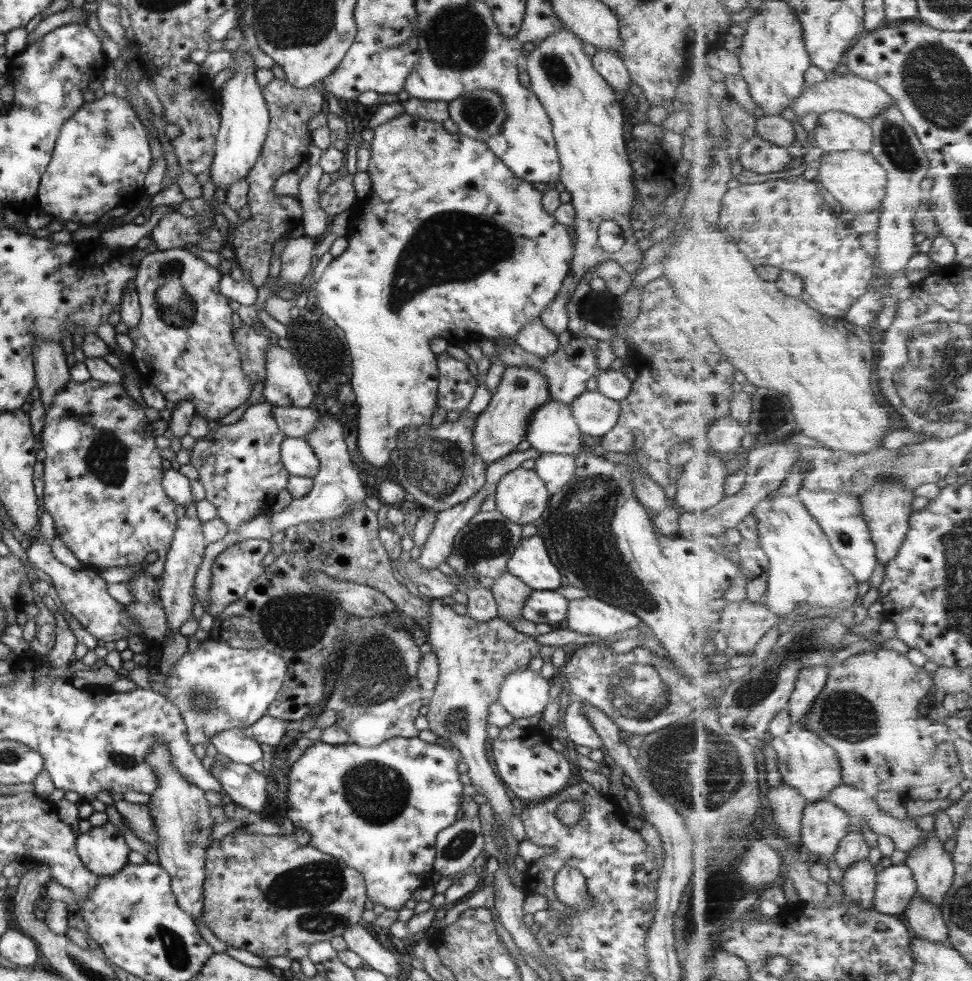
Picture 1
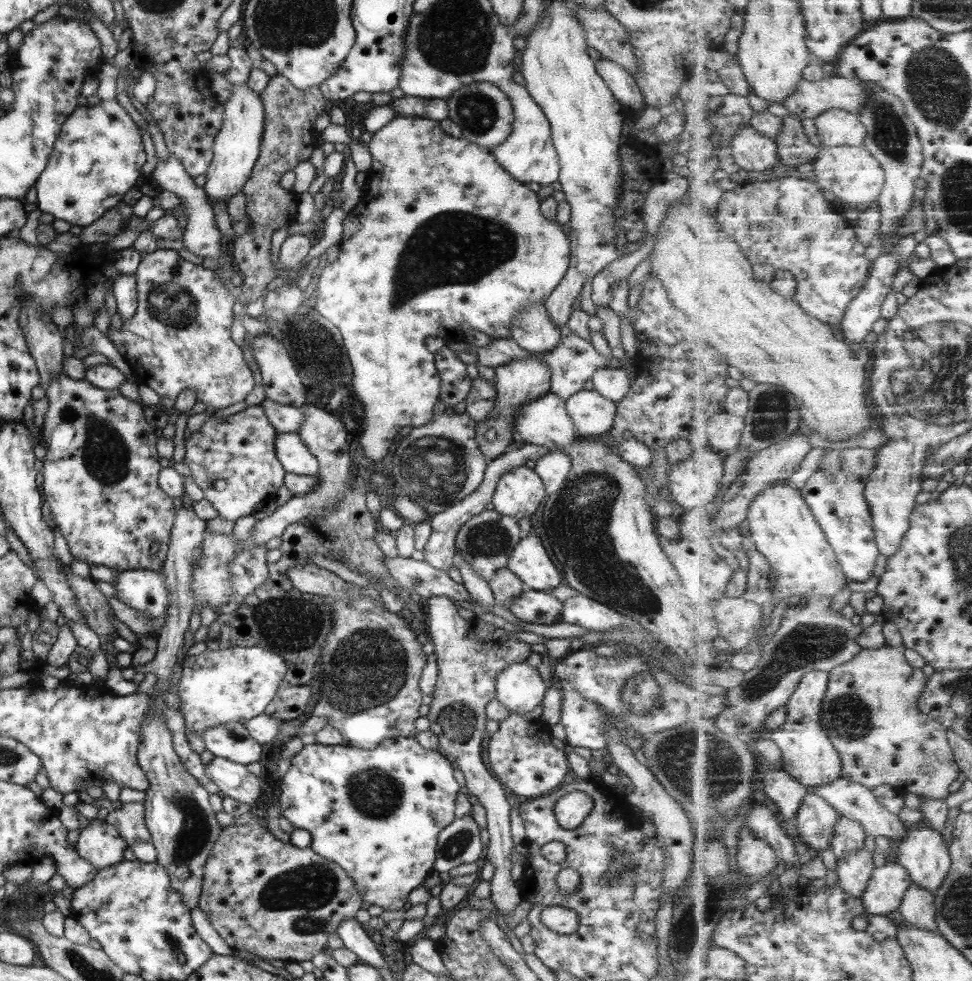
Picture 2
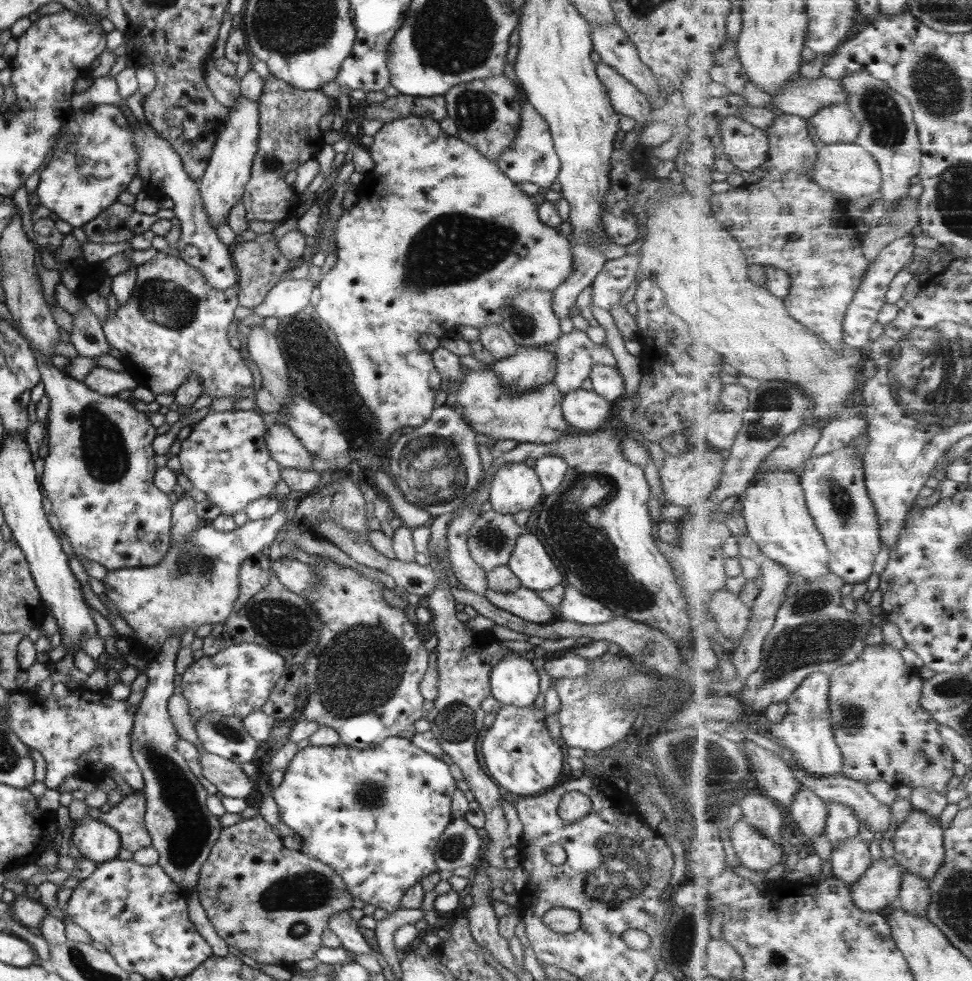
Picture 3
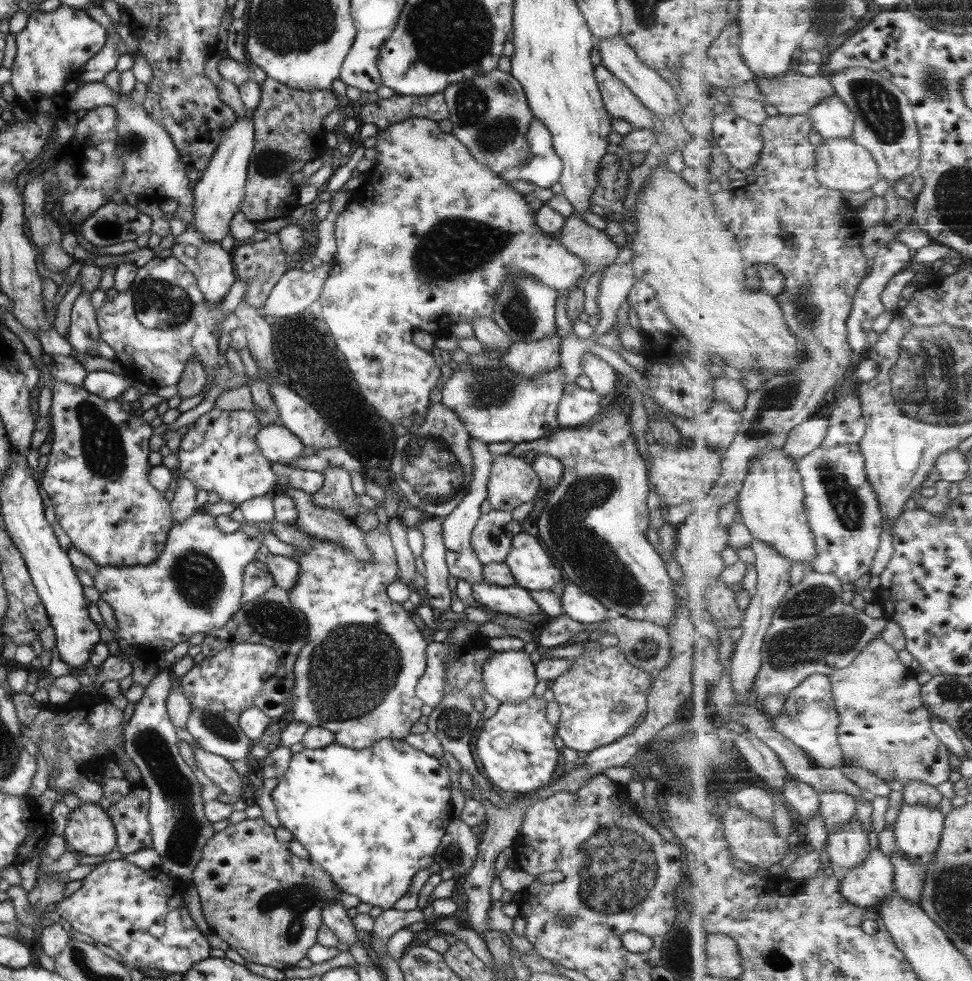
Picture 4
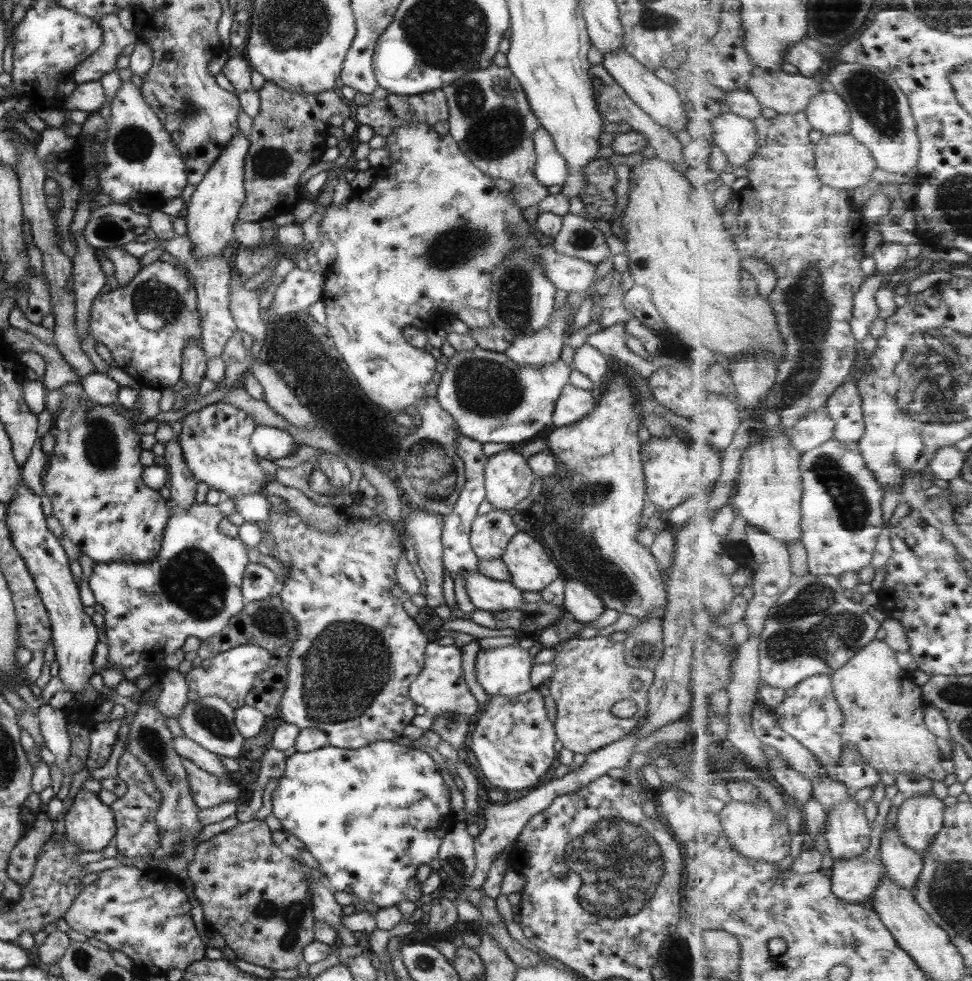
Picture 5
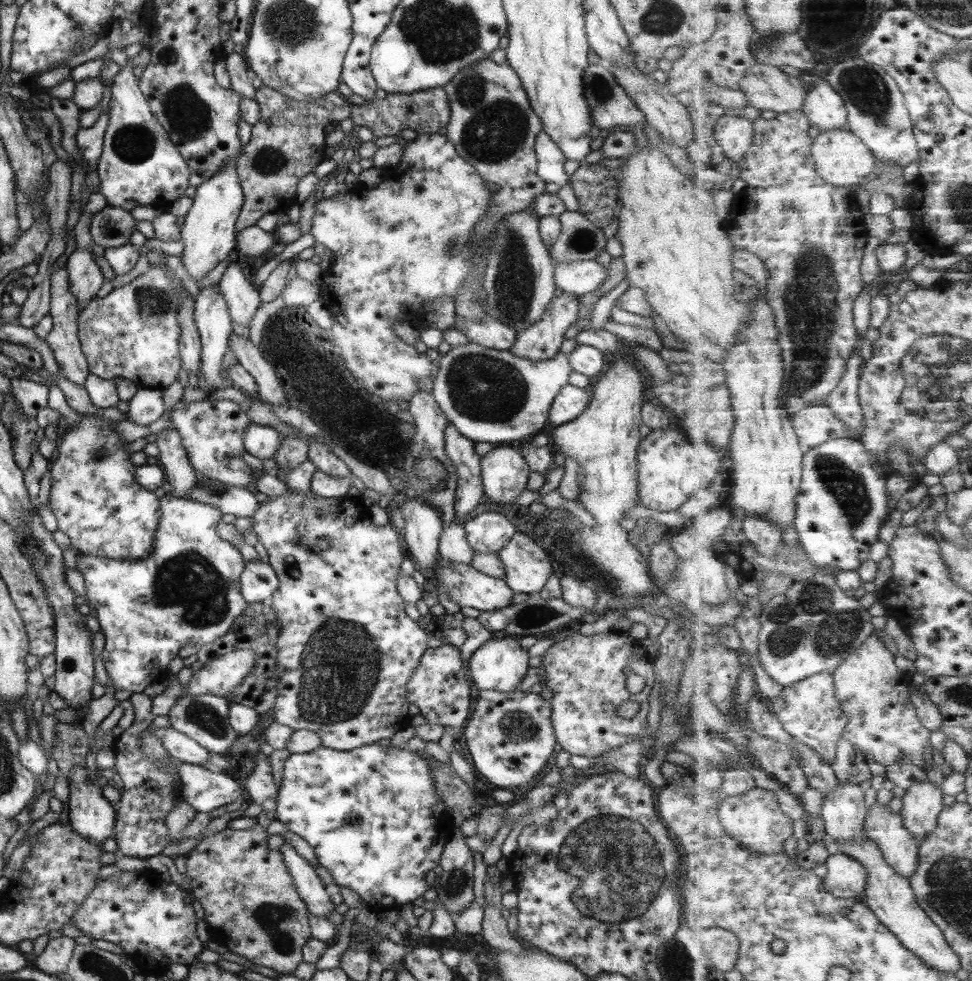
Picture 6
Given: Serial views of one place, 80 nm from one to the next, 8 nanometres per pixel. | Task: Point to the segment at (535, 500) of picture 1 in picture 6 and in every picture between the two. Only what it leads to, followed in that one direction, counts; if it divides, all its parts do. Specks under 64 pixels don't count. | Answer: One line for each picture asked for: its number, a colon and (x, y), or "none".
2: (519, 492)
3: (515, 487)
4: (511, 482)
5: (507, 479)
6: (503, 472)

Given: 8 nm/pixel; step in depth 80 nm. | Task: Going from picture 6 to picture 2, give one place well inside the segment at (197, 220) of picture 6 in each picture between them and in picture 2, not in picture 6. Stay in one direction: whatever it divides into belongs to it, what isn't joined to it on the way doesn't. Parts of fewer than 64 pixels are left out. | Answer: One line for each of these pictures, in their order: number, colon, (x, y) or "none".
2: (235, 149)
3: (222, 184)
4: (216, 196)
5: (213, 208)

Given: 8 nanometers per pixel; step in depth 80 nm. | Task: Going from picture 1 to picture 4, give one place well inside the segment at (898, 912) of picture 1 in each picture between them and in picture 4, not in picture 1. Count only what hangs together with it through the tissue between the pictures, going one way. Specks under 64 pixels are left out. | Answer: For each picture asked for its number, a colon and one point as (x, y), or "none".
2: (889, 882)
3: (878, 890)
4: (867, 885)

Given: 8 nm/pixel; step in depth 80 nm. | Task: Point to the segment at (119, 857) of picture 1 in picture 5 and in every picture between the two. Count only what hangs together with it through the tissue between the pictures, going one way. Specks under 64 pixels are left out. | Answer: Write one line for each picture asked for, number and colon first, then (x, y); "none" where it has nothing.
2: (100, 845)
3: (95, 841)
4: (88, 830)
5: (88, 824)

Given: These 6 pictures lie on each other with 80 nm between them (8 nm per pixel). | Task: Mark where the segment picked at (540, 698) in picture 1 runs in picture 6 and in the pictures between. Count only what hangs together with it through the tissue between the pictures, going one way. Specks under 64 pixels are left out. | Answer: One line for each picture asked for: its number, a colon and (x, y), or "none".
2: (518, 687)
3: (513, 680)
4: (508, 675)
5: (503, 671)
6: (498, 664)

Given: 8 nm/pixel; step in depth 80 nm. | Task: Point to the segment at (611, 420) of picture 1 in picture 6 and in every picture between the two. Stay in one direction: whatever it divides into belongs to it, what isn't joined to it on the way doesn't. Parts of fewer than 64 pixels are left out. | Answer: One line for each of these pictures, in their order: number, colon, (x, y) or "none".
2: (592, 415)
3: (582, 410)
4: (577, 406)
5: (572, 404)
6: (567, 404)

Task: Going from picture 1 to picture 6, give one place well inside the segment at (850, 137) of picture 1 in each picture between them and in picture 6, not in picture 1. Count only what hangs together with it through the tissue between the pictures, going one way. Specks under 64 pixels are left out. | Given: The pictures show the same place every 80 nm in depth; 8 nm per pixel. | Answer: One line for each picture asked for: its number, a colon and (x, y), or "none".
2: (835, 128)
3: (834, 124)
4: (831, 118)
5: (828, 112)
6: (824, 106)

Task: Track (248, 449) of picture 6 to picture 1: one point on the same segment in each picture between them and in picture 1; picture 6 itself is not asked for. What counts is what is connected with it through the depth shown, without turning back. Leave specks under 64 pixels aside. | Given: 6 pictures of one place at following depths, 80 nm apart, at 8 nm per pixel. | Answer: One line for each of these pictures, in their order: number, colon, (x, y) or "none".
1: (296, 456)
2: (291, 453)
3: (283, 446)
4: (276, 443)
5: (268, 443)

